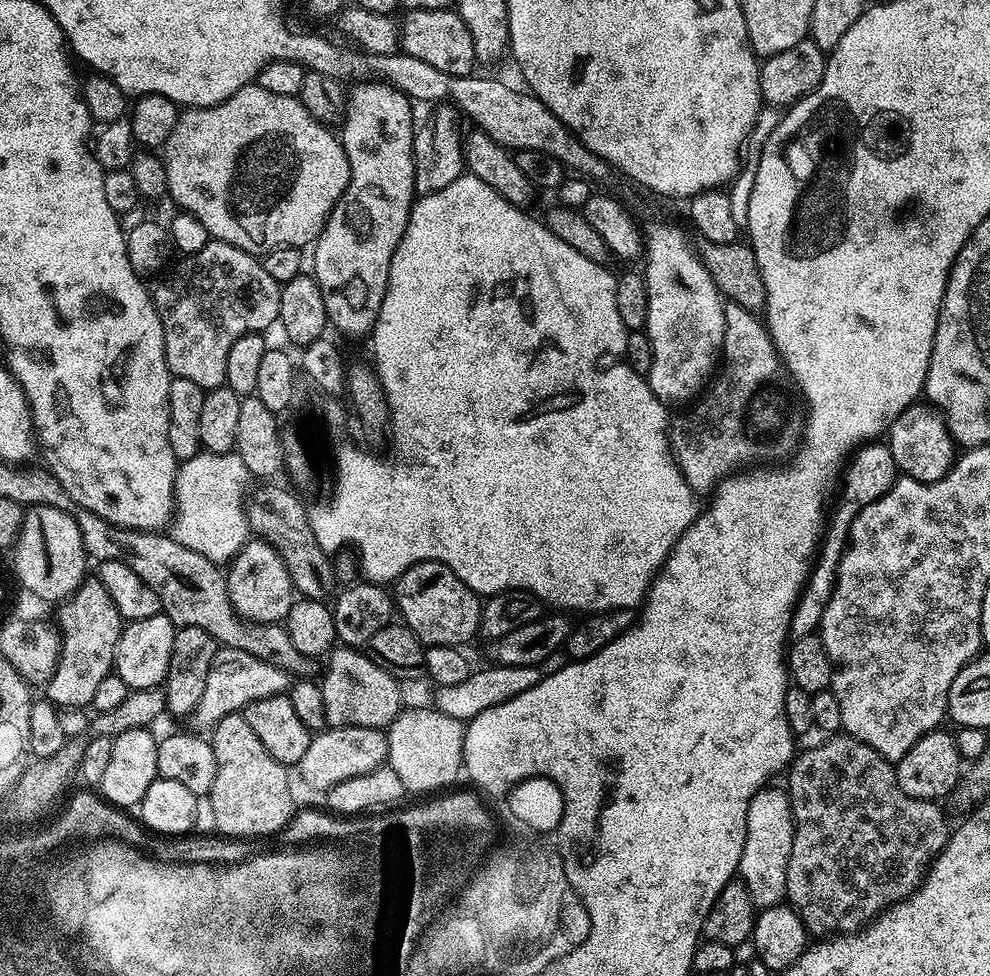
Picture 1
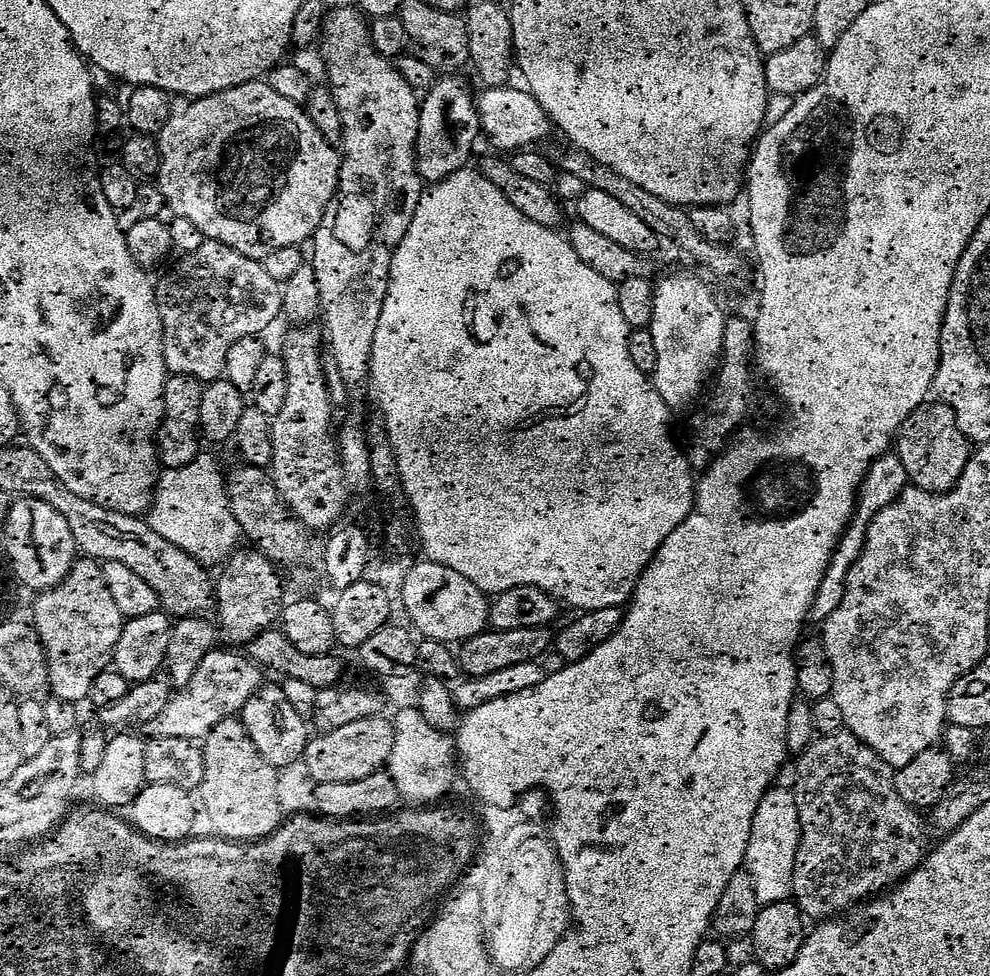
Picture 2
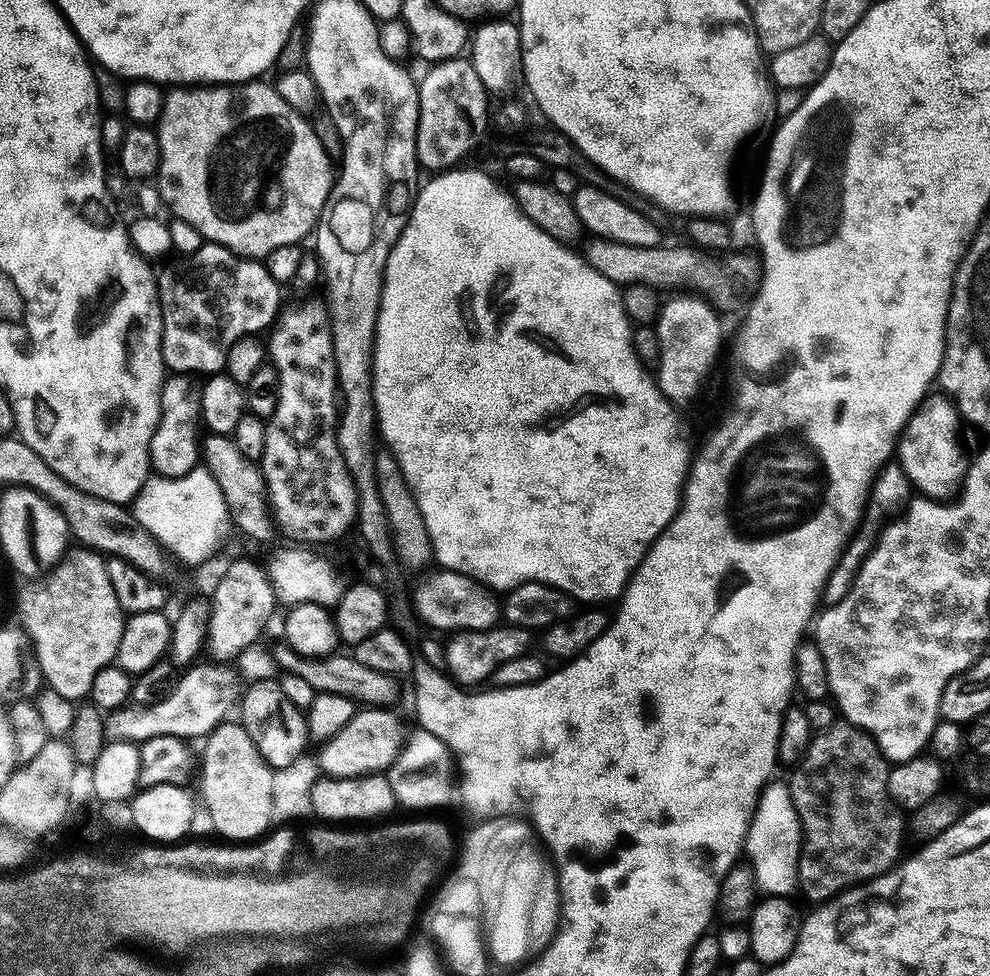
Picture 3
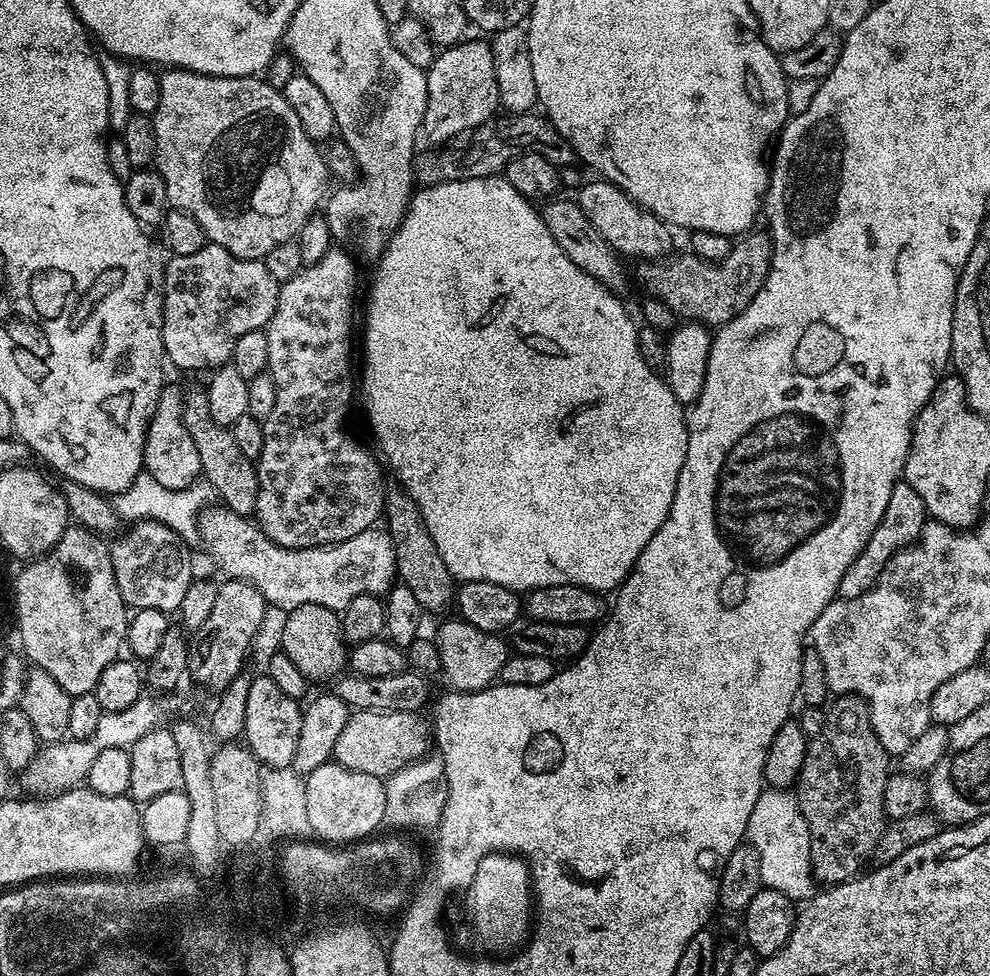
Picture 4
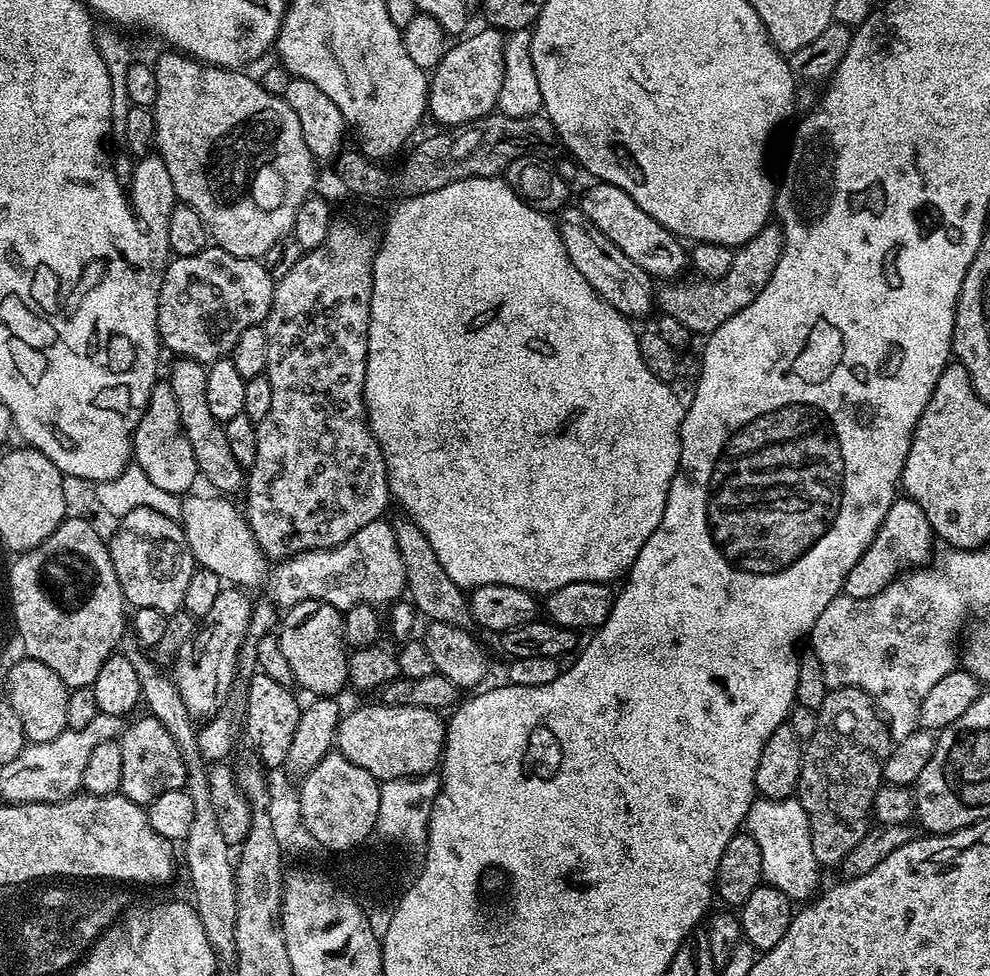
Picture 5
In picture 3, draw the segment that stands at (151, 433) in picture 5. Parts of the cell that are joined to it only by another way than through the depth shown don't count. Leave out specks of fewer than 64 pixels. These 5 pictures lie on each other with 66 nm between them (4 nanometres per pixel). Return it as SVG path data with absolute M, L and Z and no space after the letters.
M172 374L167 377L160 395L160 417L154 430L154 438L150 438L151 471L157 476L178 479L197 467L202 456L202 421L200 418L200 388L193 377L188 374Z

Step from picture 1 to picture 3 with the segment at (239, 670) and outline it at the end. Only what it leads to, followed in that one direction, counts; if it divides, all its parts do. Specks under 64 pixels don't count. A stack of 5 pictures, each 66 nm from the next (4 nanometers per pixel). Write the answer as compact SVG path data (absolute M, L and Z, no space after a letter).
M218 662L207 663L189 667L165 698L152 704L127 704L113 709L105 717L105 739L141 744L152 737L177 736L183 740L207 737L217 725L225 721L225 715L231 708L233 711L242 692L242 682L233 667Z

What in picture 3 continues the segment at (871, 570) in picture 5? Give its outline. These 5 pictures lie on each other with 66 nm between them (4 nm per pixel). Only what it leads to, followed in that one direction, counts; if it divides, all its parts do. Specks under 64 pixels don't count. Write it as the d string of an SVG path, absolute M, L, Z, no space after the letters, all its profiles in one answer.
M889 462L881 468L879 475L876 476L875 483L872 484L872 491L868 497L868 507L863 521L857 527L855 536L848 541L848 546L840 556L840 561L834 566L830 578L824 583L822 600L825 605L837 604L842 602L842 598L846 598L852 580L856 576L856 571L860 569L860 565L864 563L868 553L872 551L878 533L883 529L889 518L895 517L909 503L913 492L914 489L909 478L899 463Z

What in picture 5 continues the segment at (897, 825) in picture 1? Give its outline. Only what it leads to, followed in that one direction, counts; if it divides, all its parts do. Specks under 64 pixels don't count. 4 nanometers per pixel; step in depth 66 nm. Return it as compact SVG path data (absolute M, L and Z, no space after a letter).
M836 686L824 695L816 712L816 730L811 733L809 740L812 741L803 745L804 753L800 759L800 777L796 783L796 792L802 810L806 810L806 818L812 831L814 858L817 865L825 866L824 864L838 863L847 852L855 853L869 831L868 816L870 820L872 799L882 787L882 776L879 771L868 771L881 767L884 743L889 743L890 733L872 695L855 686Z

